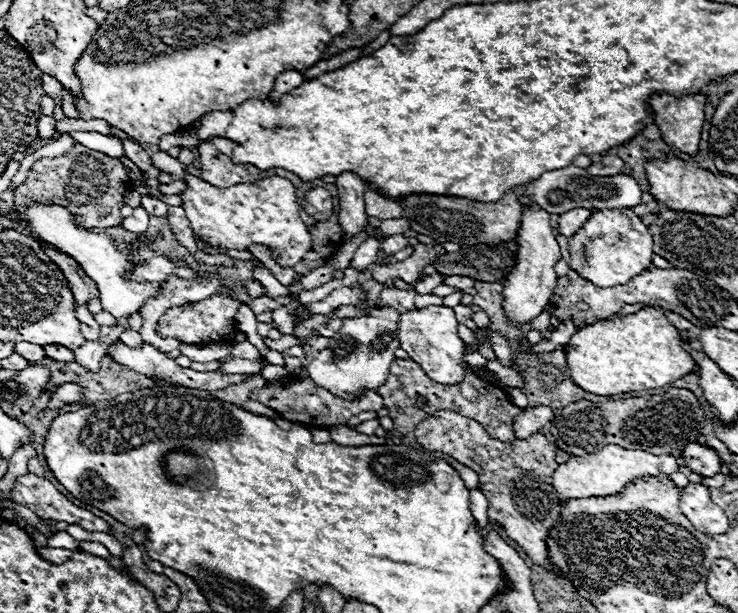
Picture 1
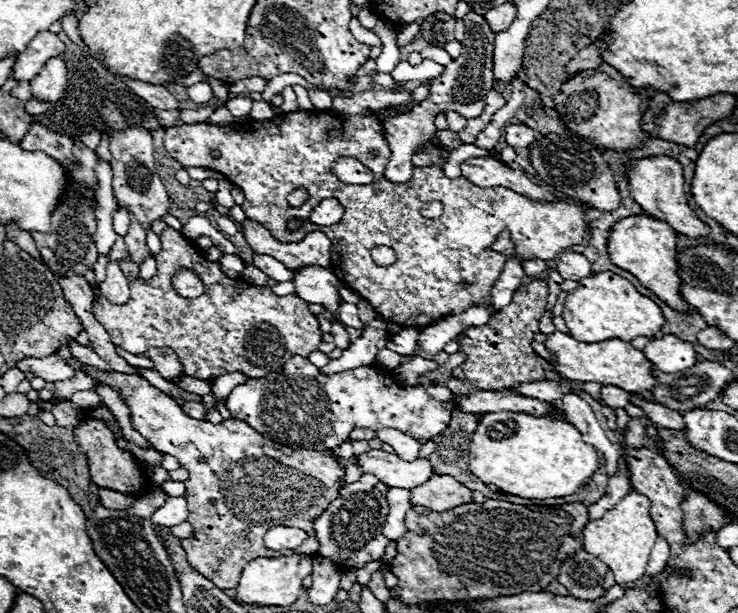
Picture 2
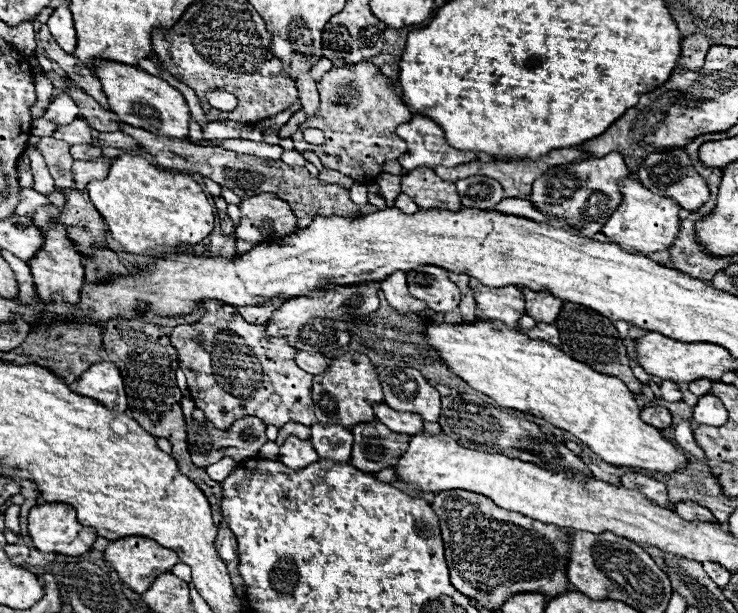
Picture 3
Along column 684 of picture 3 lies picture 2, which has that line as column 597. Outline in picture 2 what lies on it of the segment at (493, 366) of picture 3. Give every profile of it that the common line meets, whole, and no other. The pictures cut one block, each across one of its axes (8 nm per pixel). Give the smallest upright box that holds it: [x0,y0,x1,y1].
[468,412,600,500]

